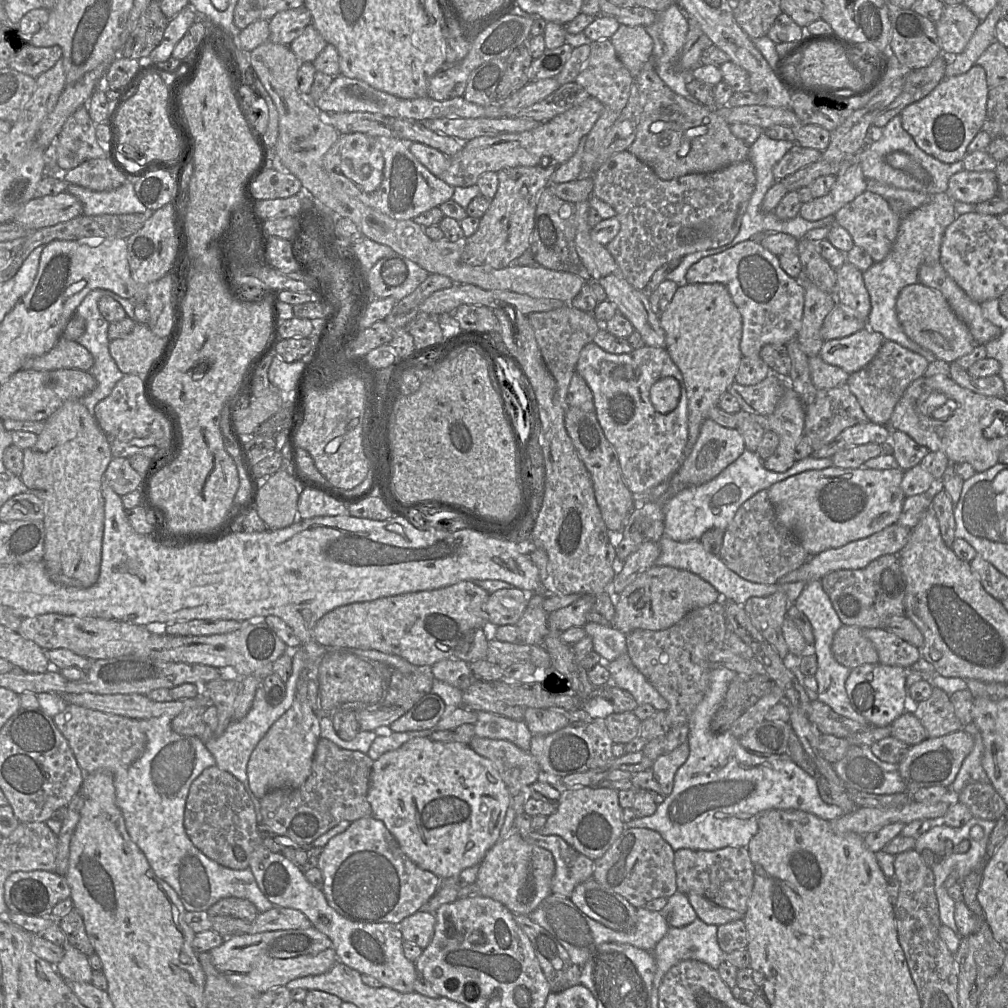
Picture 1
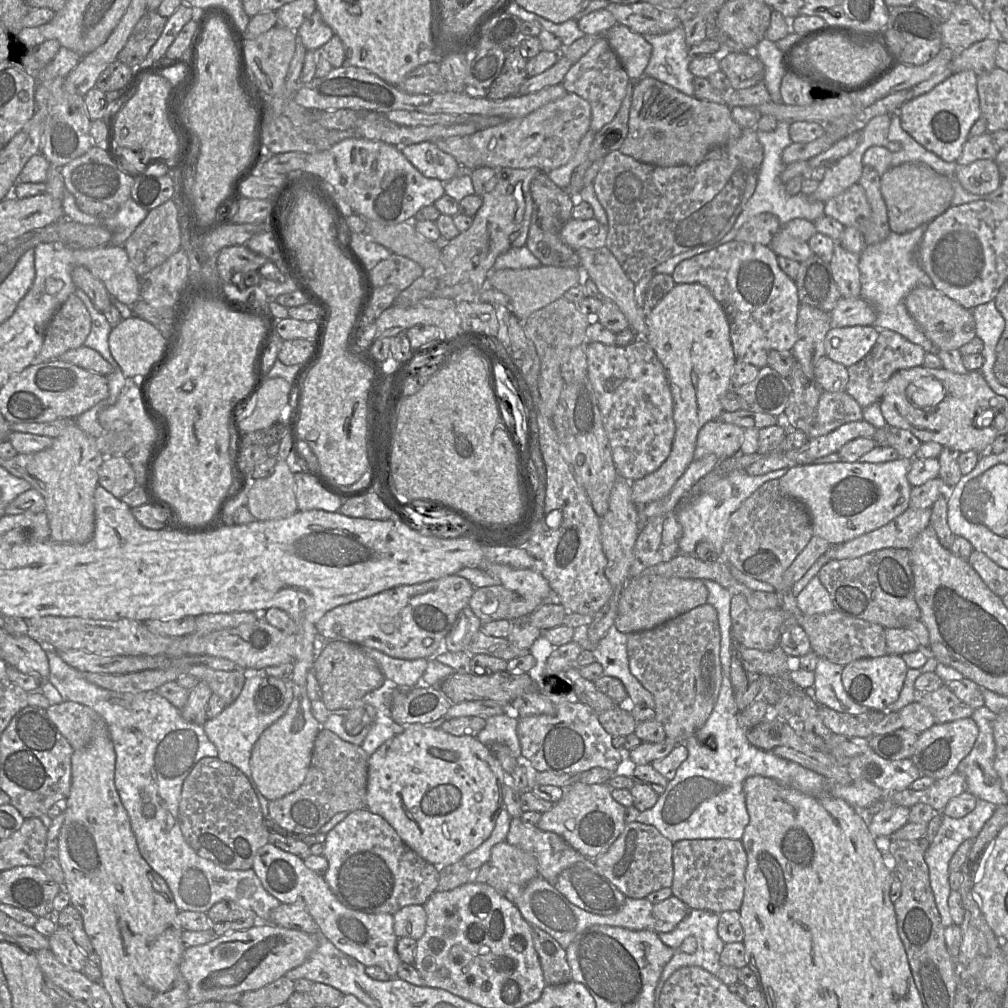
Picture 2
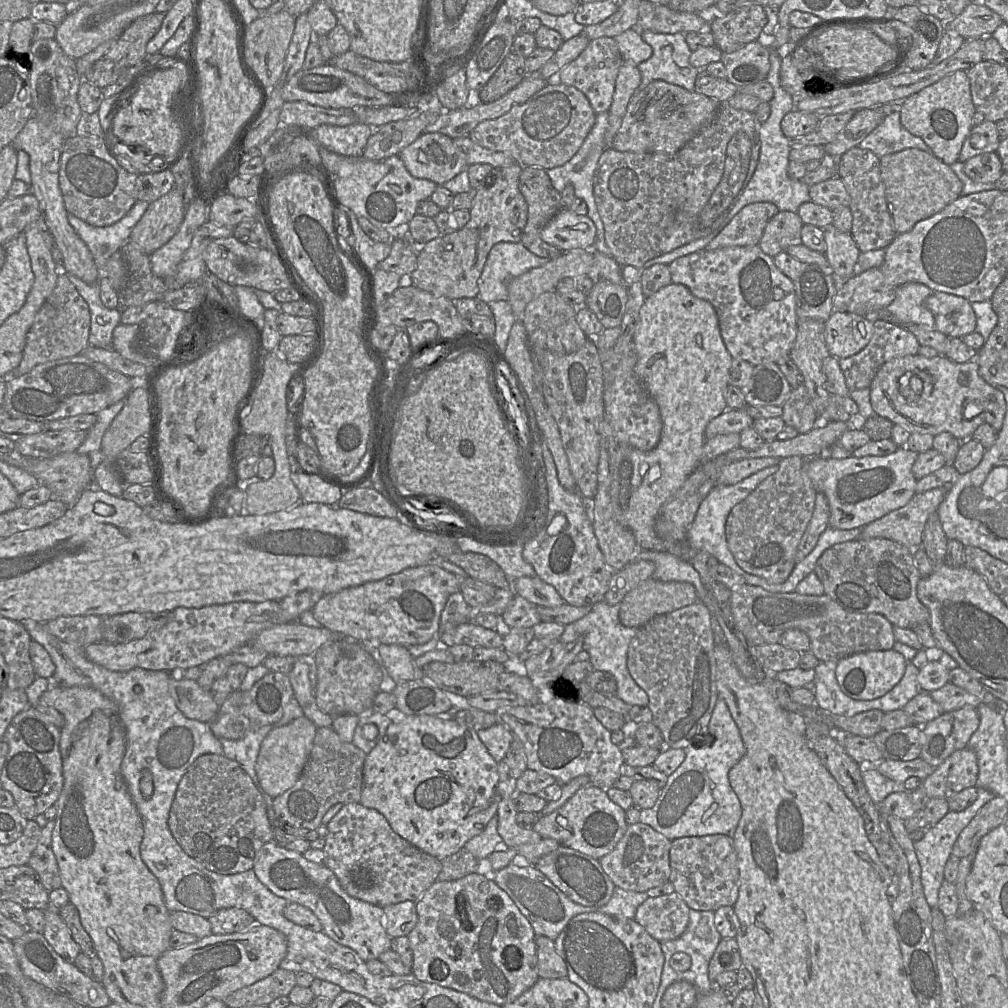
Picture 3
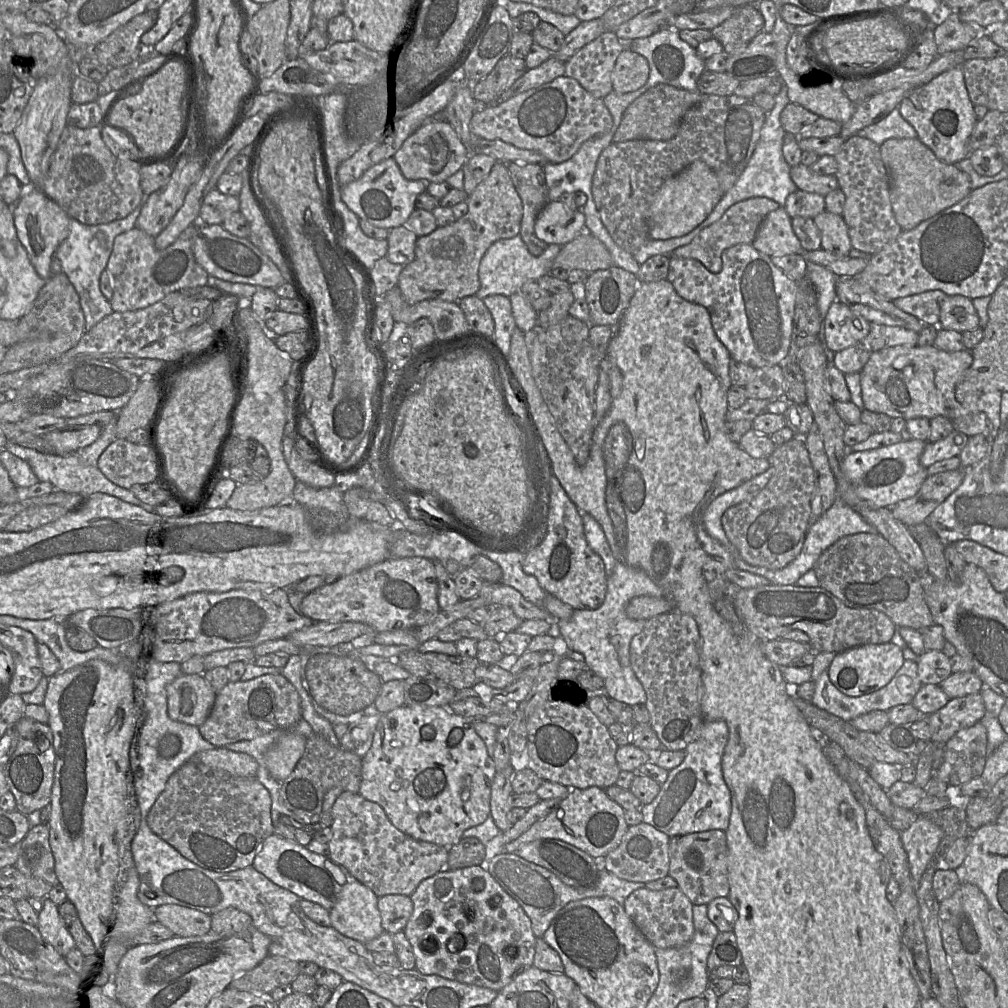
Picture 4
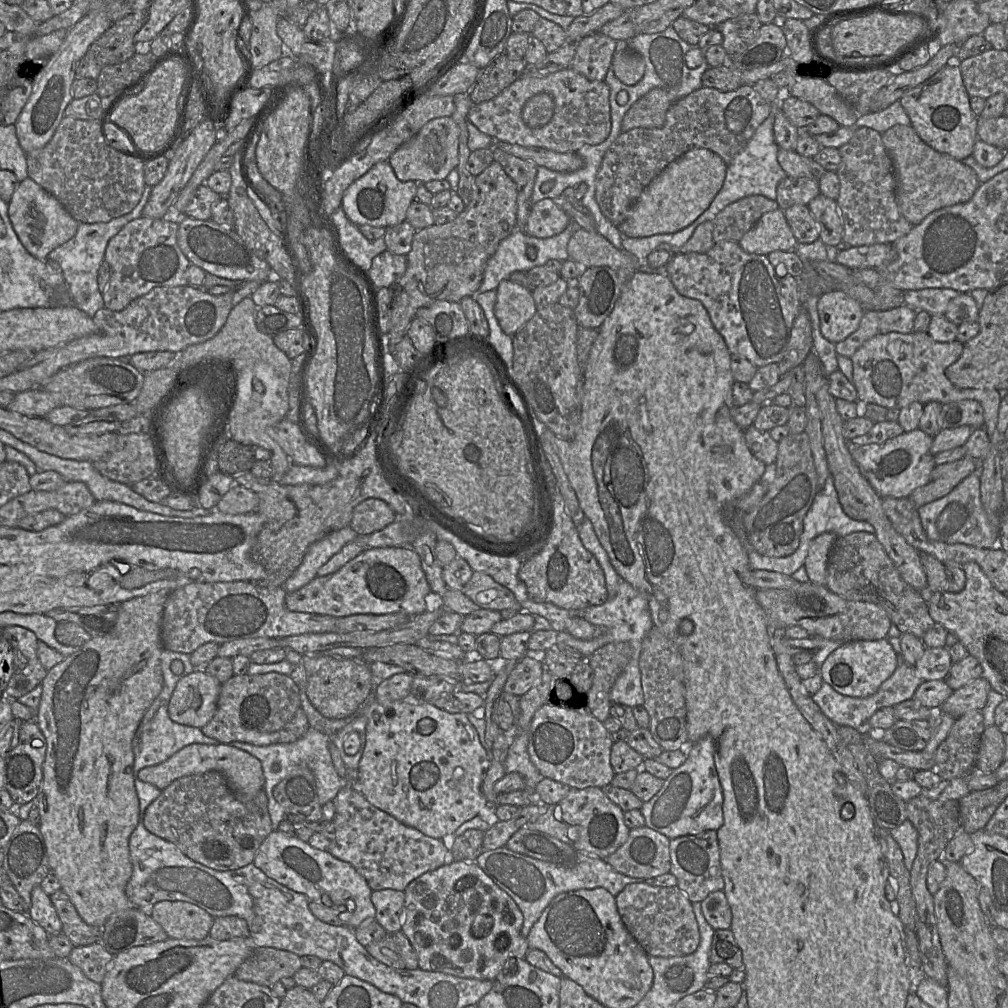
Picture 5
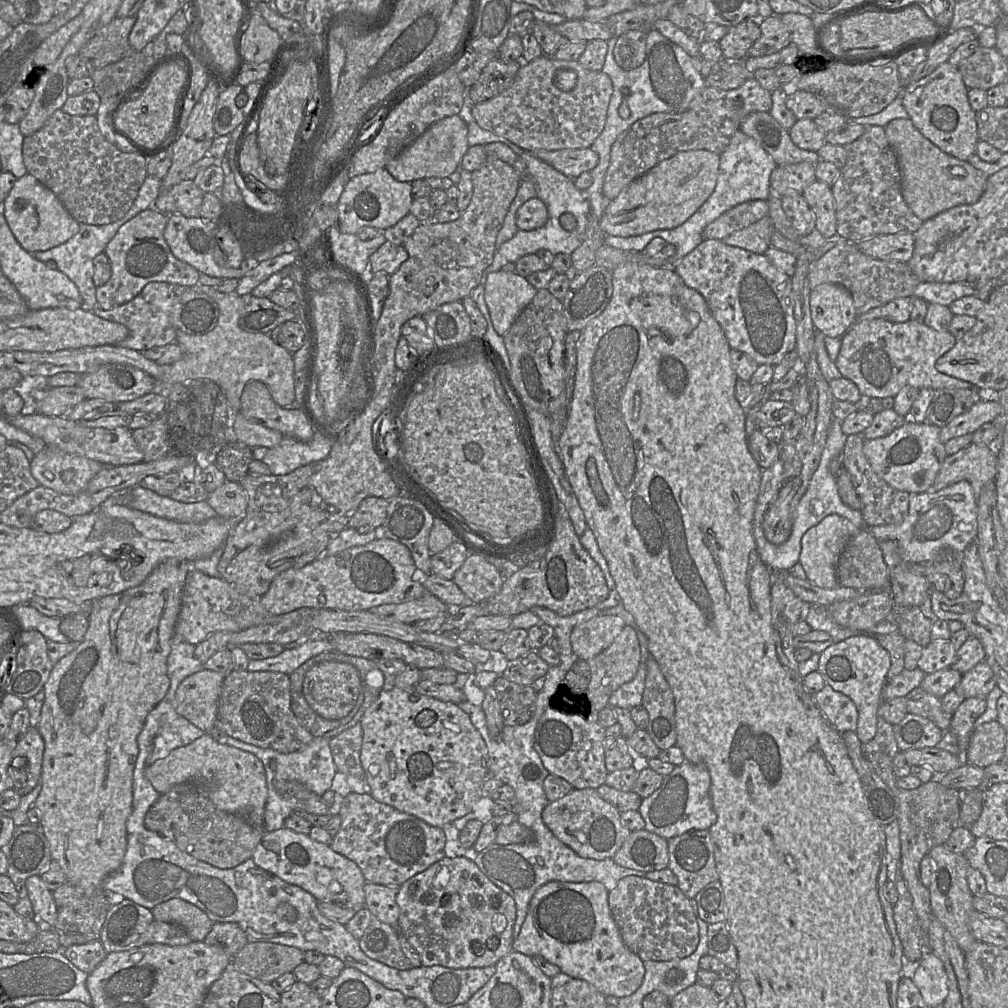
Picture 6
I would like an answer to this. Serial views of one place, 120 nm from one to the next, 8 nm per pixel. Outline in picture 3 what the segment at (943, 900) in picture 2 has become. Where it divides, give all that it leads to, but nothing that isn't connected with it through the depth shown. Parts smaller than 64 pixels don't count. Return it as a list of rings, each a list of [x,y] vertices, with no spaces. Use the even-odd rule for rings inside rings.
[[[978,788],[978,796],[973,804],[961,812],[949,811],[937,824],[926,830],[922,839],[914,842],[914,849],[921,866],[921,882],[924,895],[931,908],[938,907],[939,888],[944,881],[945,864],[952,855],[954,843],[978,811],[994,797],[995,795],[991,791]]]

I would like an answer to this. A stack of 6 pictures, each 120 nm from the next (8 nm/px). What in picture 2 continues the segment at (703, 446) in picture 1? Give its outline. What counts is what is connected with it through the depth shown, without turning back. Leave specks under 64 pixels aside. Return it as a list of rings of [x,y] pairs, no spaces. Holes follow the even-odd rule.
[[[721,420],[707,422],[697,435],[694,460],[709,454],[722,460],[740,453],[744,432],[744,428]]]

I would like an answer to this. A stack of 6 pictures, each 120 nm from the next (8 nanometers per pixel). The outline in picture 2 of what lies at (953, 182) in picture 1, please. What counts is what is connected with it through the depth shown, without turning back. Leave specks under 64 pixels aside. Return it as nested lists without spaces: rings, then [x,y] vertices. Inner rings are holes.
[[[979,159],[956,169],[955,179],[968,192],[987,195],[1000,186],[1000,173],[995,160]]]

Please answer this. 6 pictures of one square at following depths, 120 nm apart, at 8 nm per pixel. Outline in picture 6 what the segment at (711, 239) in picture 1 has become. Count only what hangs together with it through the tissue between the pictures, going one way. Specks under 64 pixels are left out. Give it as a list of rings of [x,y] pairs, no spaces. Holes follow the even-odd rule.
[[[752,75],[743,85],[732,90],[706,86],[683,112],[653,113],[637,120],[617,137],[611,147],[603,195],[610,201],[614,200],[631,182],[678,152],[708,150],[720,155],[744,118],[753,112],[770,112],[771,94]]]

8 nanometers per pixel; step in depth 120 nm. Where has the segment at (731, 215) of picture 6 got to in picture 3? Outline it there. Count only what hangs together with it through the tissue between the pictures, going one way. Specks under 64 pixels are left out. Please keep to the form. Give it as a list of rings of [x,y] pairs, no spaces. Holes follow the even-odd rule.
[[[756,202],[744,206],[708,243],[705,250],[758,245],[768,221],[778,211],[770,202]]]

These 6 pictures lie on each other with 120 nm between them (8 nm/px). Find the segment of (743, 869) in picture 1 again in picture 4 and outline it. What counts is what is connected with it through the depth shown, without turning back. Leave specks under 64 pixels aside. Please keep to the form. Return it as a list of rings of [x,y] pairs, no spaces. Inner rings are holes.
[[[711,829],[675,836],[670,839],[669,873],[677,882],[677,887],[689,898],[693,905],[707,905],[718,897],[728,897],[728,846],[724,830]]]

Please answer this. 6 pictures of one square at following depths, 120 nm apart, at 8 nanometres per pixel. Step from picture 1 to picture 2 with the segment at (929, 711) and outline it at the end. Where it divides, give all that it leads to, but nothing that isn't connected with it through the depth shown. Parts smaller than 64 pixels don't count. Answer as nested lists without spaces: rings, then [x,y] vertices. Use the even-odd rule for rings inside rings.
[[[947,685],[933,692],[919,694],[917,701],[928,708],[936,724],[970,718],[974,713],[974,709],[957,698]]]

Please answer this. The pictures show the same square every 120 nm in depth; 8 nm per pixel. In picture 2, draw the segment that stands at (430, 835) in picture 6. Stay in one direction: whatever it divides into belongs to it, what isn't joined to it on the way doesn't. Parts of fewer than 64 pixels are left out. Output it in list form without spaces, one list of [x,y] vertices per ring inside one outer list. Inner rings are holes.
[[[366,808],[349,812],[326,834],[323,856],[328,861],[328,869],[323,877],[331,891],[344,906],[361,913],[394,915],[408,905],[424,906],[436,892],[439,883],[439,868],[408,847],[383,817]]]

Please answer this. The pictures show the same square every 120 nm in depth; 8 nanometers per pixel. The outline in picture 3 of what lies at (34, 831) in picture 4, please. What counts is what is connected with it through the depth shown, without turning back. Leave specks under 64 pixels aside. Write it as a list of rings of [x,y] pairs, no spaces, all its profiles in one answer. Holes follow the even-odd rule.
[[[52,819],[42,827],[37,846],[27,863],[38,874],[48,892],[62,886],[57,860],[51,846],[54,825],[55,821]]]

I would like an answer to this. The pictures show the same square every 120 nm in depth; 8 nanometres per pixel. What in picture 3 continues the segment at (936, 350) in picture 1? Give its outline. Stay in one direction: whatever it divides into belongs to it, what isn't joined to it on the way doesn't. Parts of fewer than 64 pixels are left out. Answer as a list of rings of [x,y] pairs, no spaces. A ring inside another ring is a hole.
[[[933,291],[925,306],[934,316],[935,329],[949,338],[962,338],[976,329],[976,315],[965,298],[945,292]]]

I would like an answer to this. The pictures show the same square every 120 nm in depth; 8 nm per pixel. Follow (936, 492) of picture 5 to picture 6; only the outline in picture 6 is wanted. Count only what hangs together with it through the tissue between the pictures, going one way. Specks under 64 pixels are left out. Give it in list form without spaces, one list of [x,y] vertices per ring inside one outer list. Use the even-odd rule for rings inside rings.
[[[971,443],[966,448],[946,457],[929,491],[939,491],[951,484],[966,480],[971,484],[977,502],[978,496],[983,487],[990,481],[996,479],[997,462],[997,453],[994,446]]]

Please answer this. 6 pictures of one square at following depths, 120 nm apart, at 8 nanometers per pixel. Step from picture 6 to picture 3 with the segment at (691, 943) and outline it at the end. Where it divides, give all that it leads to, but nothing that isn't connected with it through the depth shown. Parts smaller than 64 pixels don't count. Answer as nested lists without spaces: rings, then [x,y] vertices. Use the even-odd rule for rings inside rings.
[[[675,891],[647,898],[636,910],[635,921],[658,942],[678,938],[686,930],[690,908]]]

